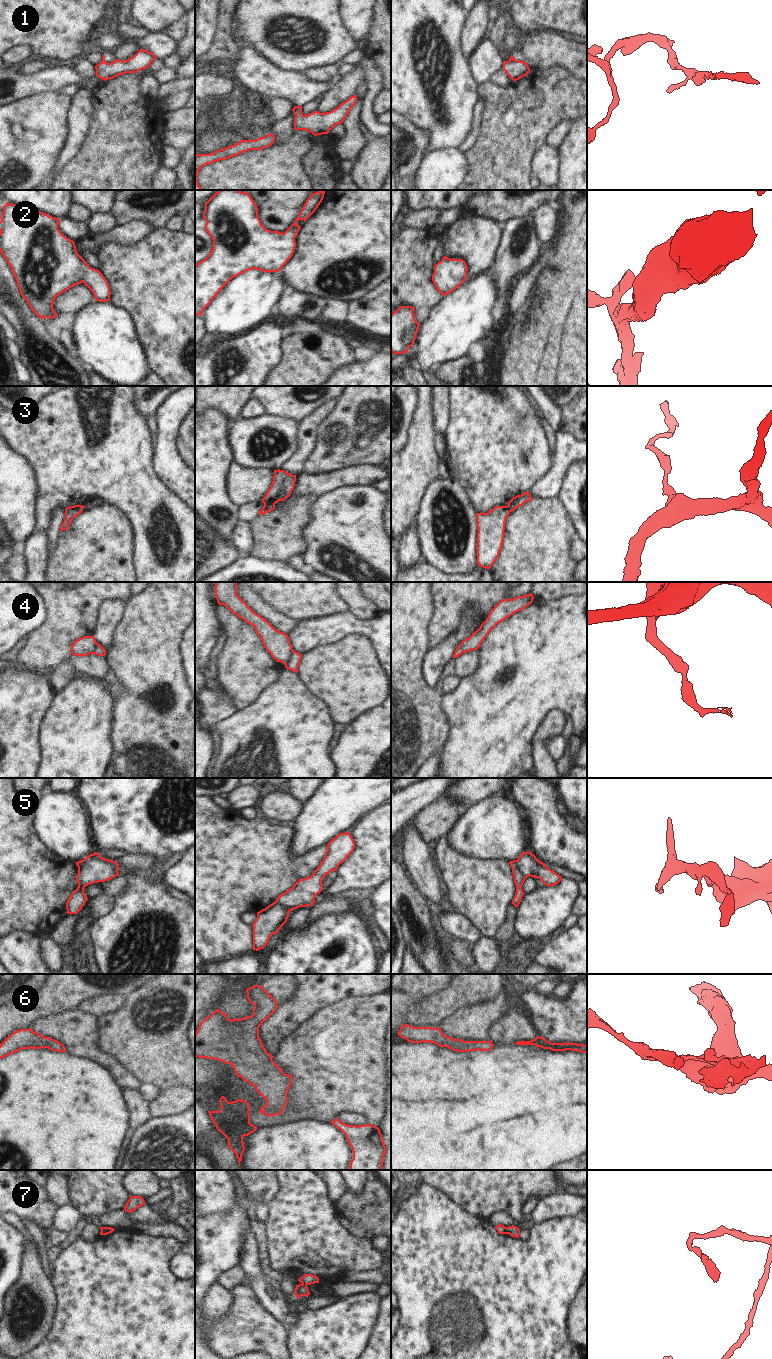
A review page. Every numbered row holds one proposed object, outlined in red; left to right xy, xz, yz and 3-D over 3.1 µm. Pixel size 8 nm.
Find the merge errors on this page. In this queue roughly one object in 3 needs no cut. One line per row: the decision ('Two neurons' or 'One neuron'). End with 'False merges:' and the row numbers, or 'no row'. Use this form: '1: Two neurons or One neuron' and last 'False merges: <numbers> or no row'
1: Two neurons
2: One neuron
3: Two neurons
4: Two neurons
5: Two neurons
6: One neuron
7: Two neurons
False merges: 1, 3, 4, 5, 7

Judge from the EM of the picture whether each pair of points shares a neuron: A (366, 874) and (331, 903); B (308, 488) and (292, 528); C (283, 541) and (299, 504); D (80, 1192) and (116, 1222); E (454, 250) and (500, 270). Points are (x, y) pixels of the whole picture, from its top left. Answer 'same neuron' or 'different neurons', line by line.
A: different neurons
B: different neurons
C: same neuron
D: different neurons
E: different neurons

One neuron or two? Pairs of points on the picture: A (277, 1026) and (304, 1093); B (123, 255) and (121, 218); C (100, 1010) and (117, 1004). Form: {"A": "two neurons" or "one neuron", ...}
{"A": "two neurons", "B": "two neurons", "C": "one neuron"}

